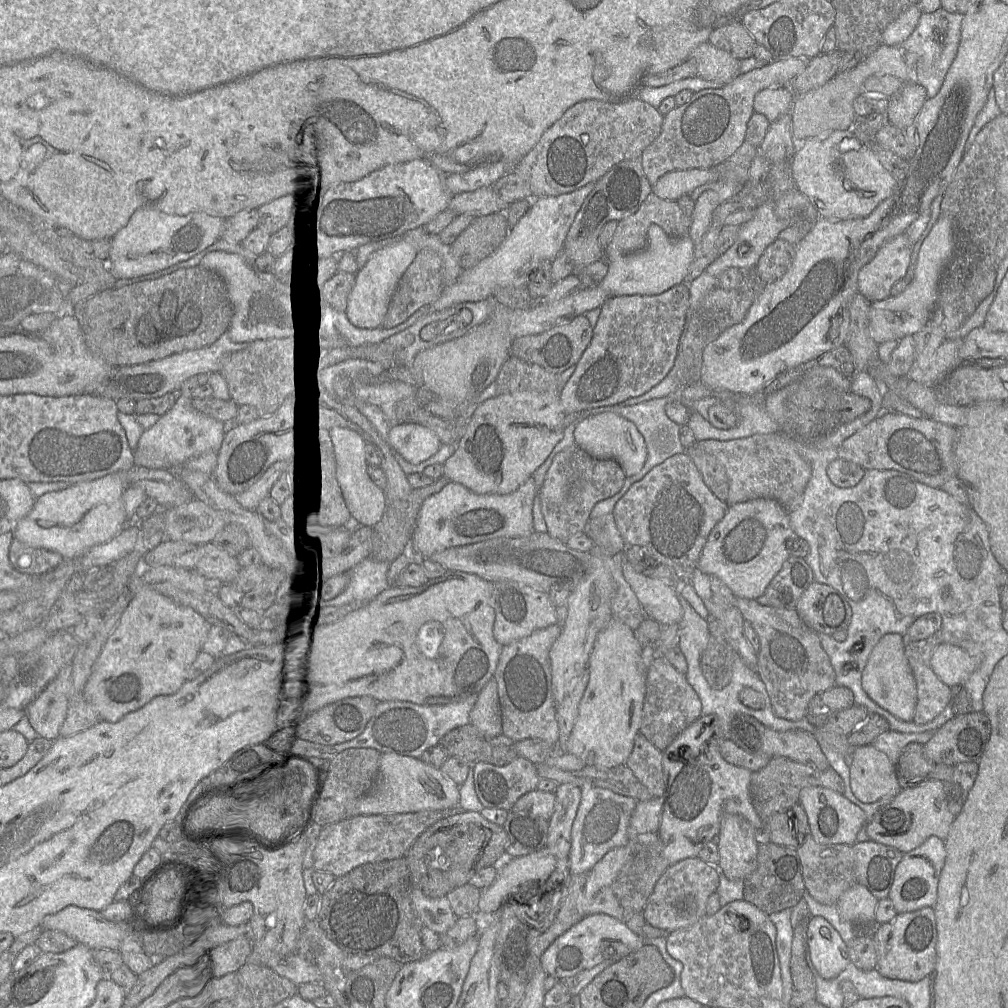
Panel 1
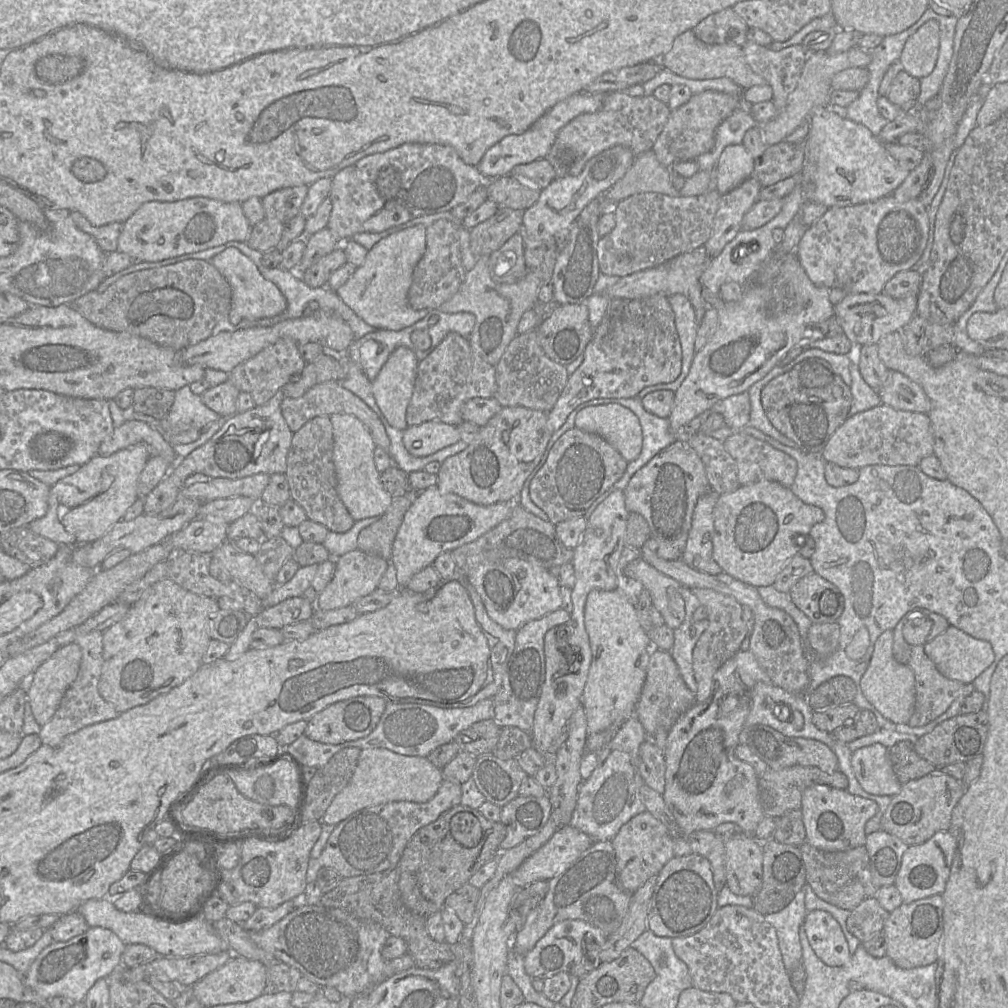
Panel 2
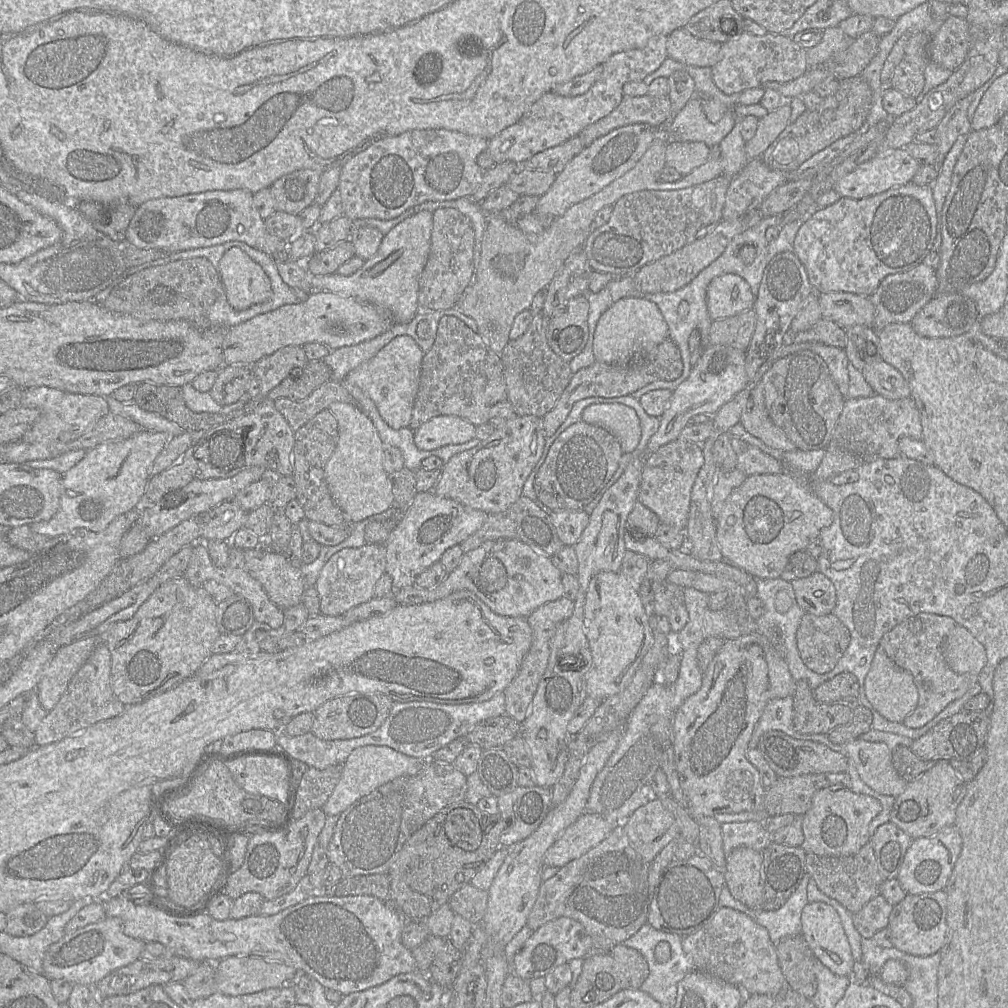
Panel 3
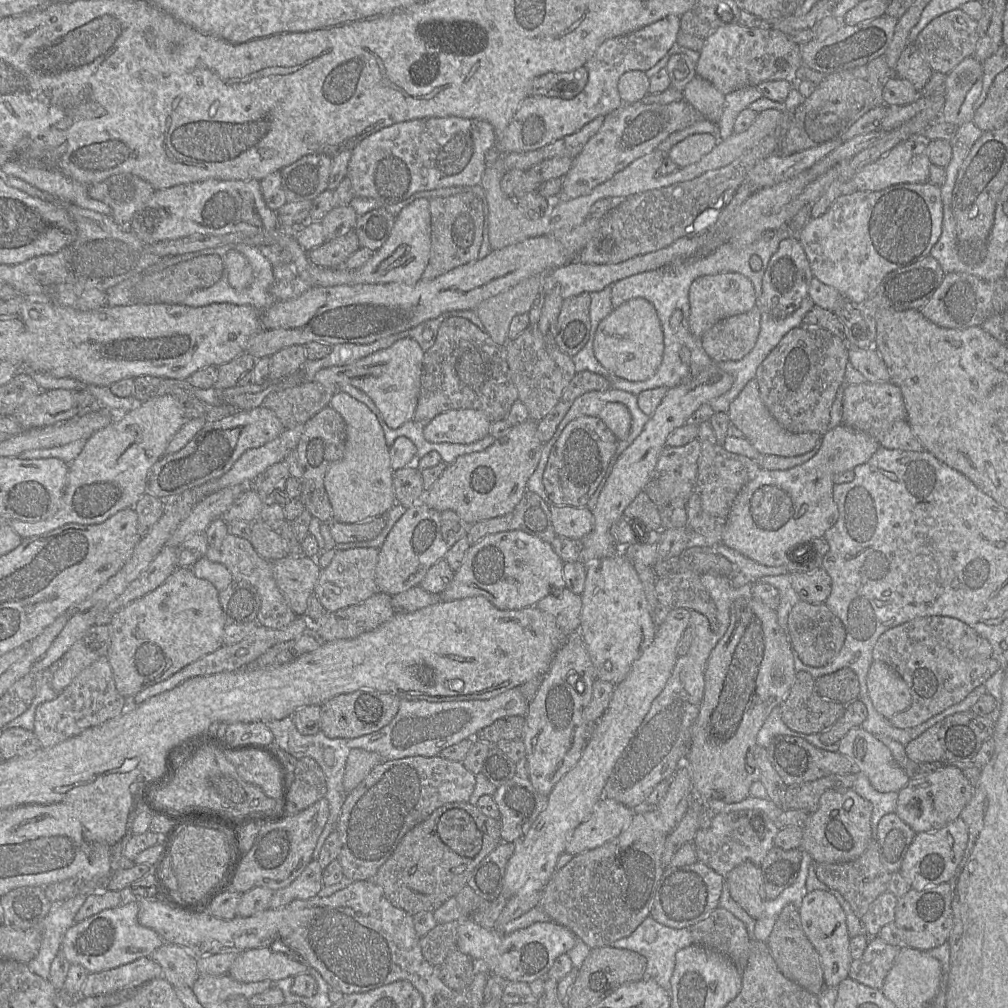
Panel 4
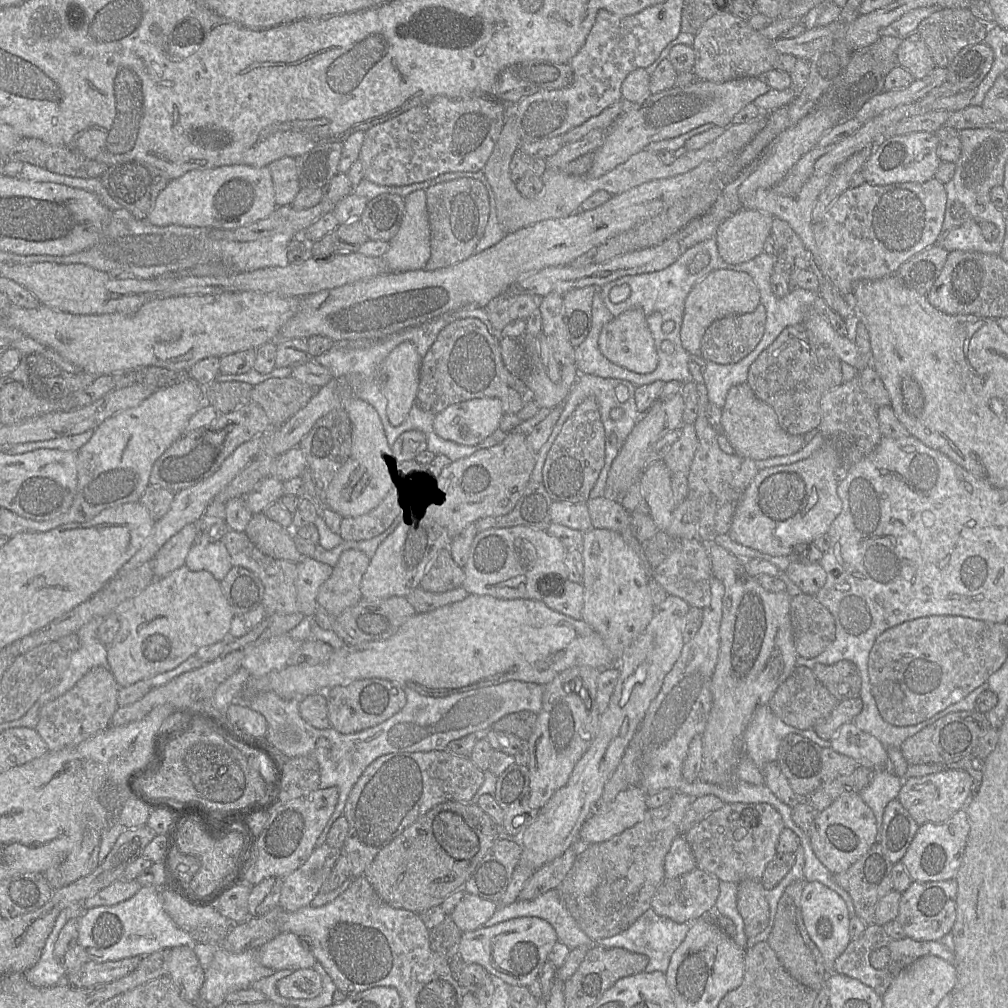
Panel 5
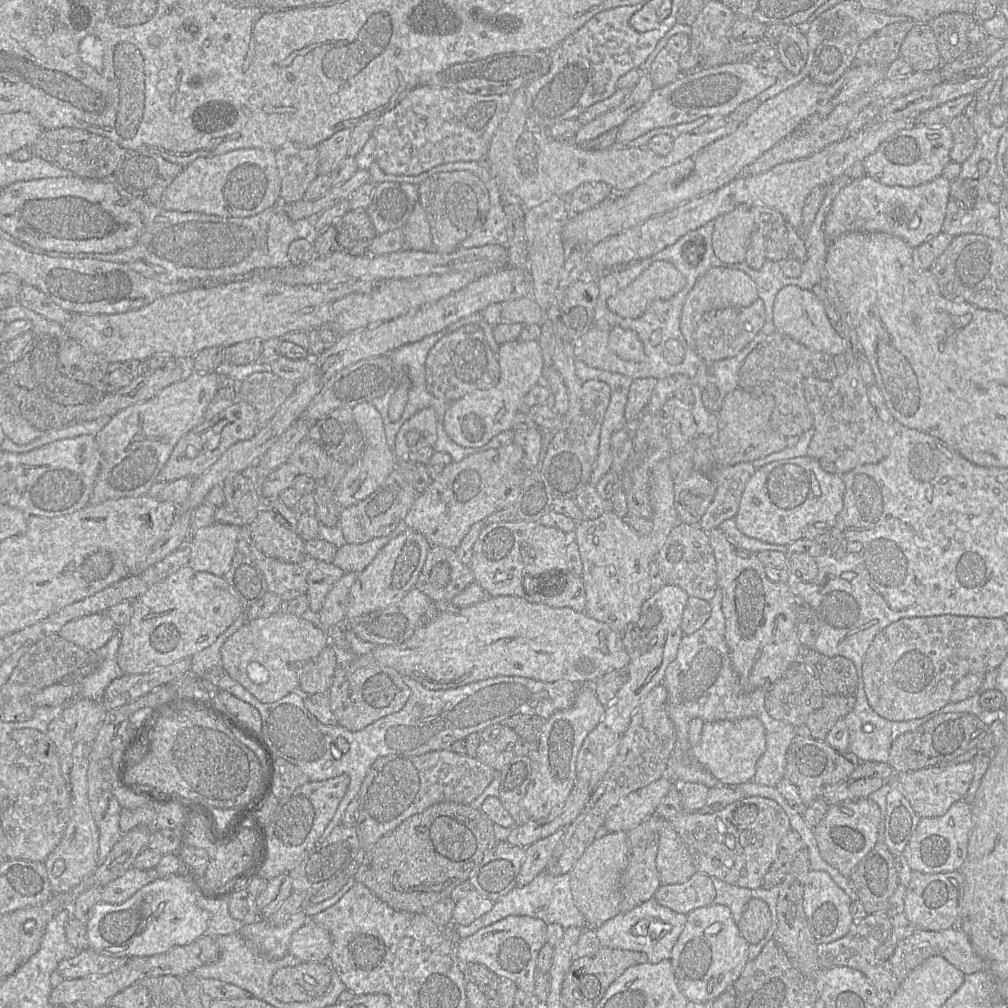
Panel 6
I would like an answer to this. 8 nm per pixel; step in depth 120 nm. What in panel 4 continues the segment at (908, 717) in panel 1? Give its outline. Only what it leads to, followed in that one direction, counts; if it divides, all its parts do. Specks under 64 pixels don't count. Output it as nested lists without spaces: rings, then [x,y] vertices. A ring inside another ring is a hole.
[[[872,662],[866,683],[874,708],[887,719],[911,705],[912,697],[907,683],[884,662]]]

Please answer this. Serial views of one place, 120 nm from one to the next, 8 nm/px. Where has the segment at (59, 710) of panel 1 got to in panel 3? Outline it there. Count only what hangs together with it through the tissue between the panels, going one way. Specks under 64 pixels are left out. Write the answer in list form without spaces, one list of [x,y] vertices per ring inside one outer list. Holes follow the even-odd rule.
[[[88,637],[62,646],[45,667],[37,684],[42,707],[51,711],[65,692],[70,680],[85,664],[101,637]]]

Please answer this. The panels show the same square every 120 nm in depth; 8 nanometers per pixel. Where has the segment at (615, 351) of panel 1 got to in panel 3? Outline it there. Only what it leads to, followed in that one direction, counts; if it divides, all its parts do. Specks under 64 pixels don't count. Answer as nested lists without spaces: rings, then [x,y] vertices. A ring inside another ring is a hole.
[[[670,339],[664,340],[653,350],[634,357],[625,364],[606,364],[595,361],[592,365],[580,369],[572,378],[556,405],[542,418],[543,431],[546,438],[551,437],[563,424],[573,405],[584,398],[603,397],[614,398],[630,395],[645,385],[657,380],[675,380],[683,371],[681,353]]]

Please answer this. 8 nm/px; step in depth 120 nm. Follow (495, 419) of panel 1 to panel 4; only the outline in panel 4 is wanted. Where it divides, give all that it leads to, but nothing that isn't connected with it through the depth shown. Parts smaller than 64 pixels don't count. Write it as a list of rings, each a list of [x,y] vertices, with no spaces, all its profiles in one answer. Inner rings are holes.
[[[531,419],[513,425],[502,437],[483,451],[459,456],[443,471],[438,480],[424,495],[422,502],[437,511],[452,510],[470,525],[510,513],[521,500],[529,477],[533,474],[541,457],[543,445],[537,435],[537,423]]]

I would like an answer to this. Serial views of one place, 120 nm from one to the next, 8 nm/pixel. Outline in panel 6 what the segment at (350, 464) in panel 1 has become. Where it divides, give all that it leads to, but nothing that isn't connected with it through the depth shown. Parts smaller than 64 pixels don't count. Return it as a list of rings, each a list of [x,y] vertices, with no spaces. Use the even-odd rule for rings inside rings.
[[[372,403],[353,407],[355,421],[365,438],[365,449],[360,459],[346,472],[335,495],[342,508],[353,506],[367,498],[387,479],[397,467],[397,457],[387,443],[384,423],[380,412]]]

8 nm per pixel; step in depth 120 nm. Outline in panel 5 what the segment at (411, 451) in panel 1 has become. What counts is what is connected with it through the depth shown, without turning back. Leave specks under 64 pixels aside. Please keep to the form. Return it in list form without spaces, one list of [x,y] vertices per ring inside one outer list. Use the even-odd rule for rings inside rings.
[[[474,398],[452,404],[438,413],[434,430],[445,440],[475,446],[499,429],[503,415],[498,398]]]

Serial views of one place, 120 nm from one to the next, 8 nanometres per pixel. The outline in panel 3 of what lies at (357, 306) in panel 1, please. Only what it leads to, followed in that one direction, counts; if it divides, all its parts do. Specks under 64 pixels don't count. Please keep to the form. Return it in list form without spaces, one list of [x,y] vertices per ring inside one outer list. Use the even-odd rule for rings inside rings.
[[[426,210],[419,211],[384,235],[375,255],[366,260],[353,274],[309,274],[309,282],[313,290],[325,290],[369,303],[379,308],[394,324],[408,323],[419,310],[419,278],[429,256],[431,231],[432,213]]]

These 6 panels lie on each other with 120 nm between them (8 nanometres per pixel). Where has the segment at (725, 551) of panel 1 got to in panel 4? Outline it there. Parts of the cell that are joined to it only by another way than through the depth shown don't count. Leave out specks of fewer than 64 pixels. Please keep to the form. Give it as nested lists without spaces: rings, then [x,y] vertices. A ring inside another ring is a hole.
[[[840,424],[821,437],[821,447],[807,462],[788,470],[760,468],[736,496],[726,520],[721,543],[761,565],[786,566],[793,551],[807,549],[814,539],[822,538],[838,519],[838,507],[833,500],[833,479],[866,463],[880,447],[877,440],[861,431]]]

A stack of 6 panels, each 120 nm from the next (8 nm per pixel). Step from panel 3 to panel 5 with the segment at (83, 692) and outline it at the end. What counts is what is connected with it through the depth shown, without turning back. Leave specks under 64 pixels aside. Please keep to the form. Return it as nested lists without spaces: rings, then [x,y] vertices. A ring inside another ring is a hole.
[[[96,666],[89,670],[69,691],[47,702],[39,711],[35,730],[49,751],[74,747],[110,726],[110,720],[119,707],[119,685],[108,667]]]

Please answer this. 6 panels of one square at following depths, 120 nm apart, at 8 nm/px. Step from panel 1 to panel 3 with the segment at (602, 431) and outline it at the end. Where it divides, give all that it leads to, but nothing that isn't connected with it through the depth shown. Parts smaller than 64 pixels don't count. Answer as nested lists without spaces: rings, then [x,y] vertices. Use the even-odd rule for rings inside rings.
[[[592,404],[582,412],[582,421],[608,430],[620,442],[623,453],[633,452],[641,437],[636,411],[624,404]]]

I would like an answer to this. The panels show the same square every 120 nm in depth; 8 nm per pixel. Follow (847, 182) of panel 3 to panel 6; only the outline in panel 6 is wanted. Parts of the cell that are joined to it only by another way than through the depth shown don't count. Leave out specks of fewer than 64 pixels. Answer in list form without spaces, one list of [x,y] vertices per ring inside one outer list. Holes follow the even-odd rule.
[[[914,125],[893,134],[867,156],[864,160],[866,173],[887,186],[915,187],[928,183],[941,176],[944,168],[951,162],[950,151],[953,143],[953,135],[948,125]]]

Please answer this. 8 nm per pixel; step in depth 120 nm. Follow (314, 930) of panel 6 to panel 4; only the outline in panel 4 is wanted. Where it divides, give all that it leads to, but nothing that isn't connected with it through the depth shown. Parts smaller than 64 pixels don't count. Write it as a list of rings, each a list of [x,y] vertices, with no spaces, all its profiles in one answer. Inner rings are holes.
[[[263,947],[249,949],[239,953],[229,968],[228,974],[233,979],[243,983],[264,980],[270,980],[272,983],[275,983],[289,976],[295,977],[298,974],[309,974],[307,970],[309,967],[311,966],[293,959],[283,951],[274,951],[270,947]]]

